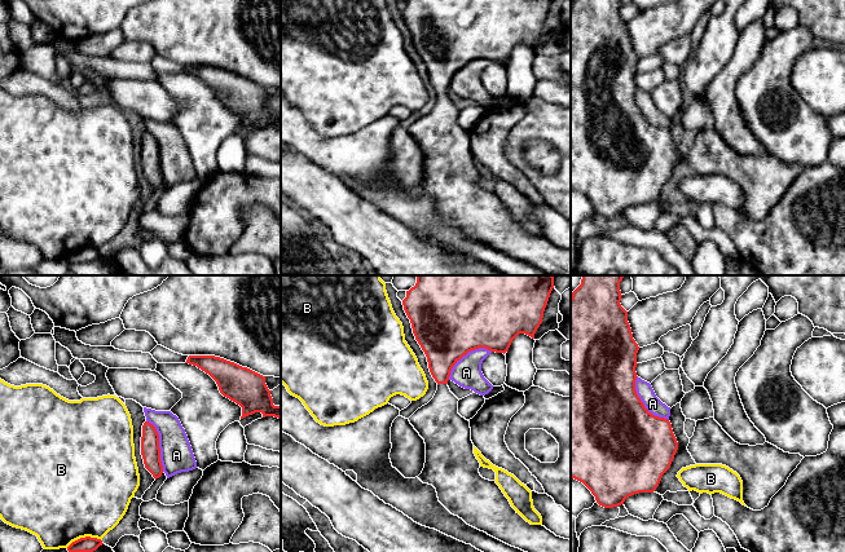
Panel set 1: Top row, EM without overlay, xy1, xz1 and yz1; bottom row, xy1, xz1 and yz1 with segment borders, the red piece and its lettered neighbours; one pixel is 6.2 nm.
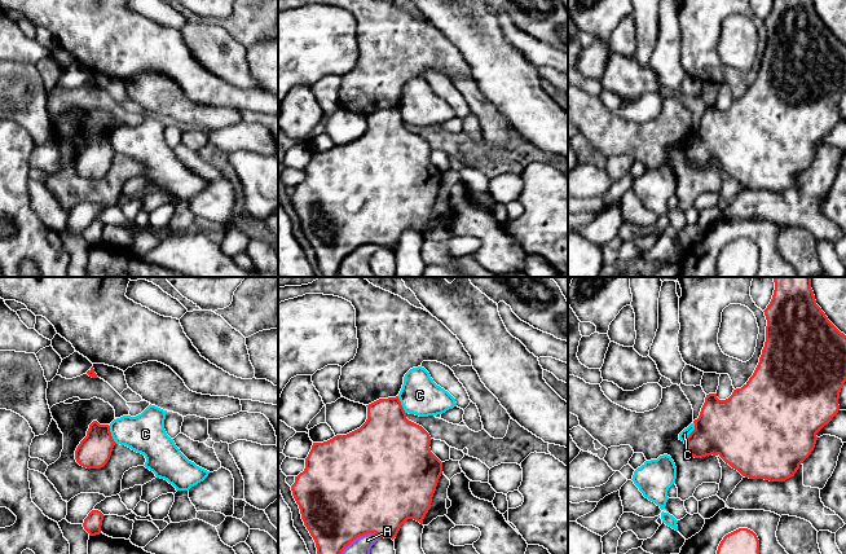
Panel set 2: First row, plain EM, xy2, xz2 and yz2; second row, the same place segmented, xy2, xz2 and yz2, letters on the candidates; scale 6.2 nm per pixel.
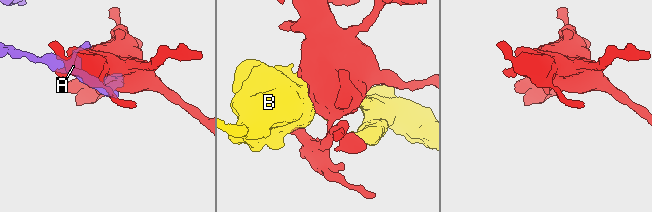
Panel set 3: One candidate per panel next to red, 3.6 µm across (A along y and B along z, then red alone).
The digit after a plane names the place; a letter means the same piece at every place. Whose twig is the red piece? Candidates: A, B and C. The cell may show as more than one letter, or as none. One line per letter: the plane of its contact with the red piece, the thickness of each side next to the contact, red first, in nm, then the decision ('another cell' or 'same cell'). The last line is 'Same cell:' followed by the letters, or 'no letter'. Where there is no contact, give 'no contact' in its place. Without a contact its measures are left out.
A: yz1 | 500/100 nm | another cell
B: xy1 | 100/480 nm | another cell
C: yz2 | 360/60 nm | another cell
Same cell: no letter

